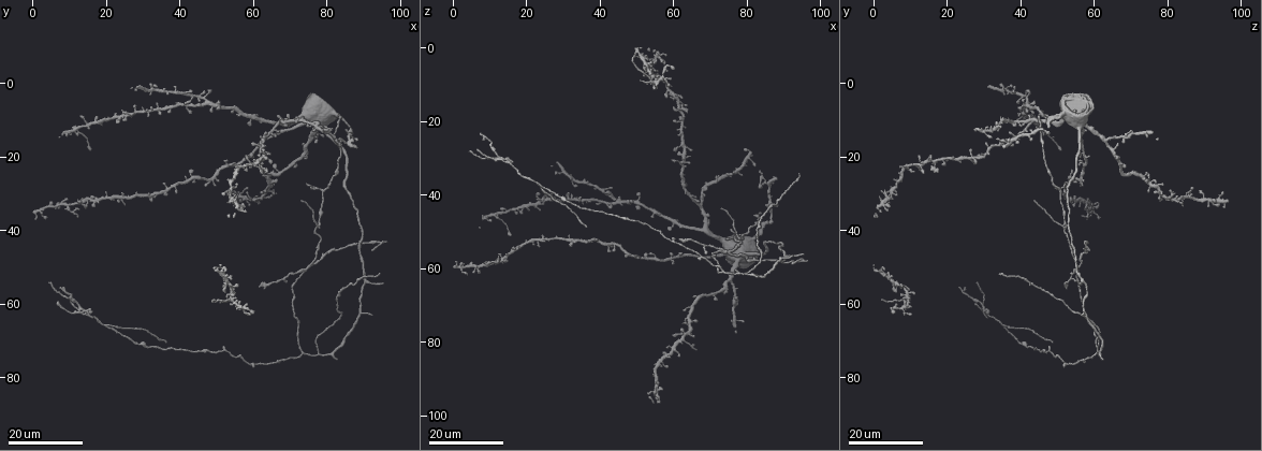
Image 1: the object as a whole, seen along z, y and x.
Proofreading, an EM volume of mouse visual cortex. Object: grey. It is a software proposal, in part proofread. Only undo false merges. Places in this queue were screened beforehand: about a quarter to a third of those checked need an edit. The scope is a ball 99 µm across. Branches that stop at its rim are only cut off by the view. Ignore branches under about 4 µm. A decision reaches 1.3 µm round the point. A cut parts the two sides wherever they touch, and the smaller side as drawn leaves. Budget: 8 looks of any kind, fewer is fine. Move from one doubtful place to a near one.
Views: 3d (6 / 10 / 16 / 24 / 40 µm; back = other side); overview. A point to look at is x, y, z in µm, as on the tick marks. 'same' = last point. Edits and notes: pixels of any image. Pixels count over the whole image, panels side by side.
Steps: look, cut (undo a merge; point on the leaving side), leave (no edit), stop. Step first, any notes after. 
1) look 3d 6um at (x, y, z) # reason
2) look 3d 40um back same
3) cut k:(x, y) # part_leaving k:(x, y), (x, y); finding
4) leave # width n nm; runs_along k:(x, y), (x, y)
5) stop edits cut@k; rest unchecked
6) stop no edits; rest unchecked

look 3d 24um at (74.5, 51.0, 55.0) # three-way junction

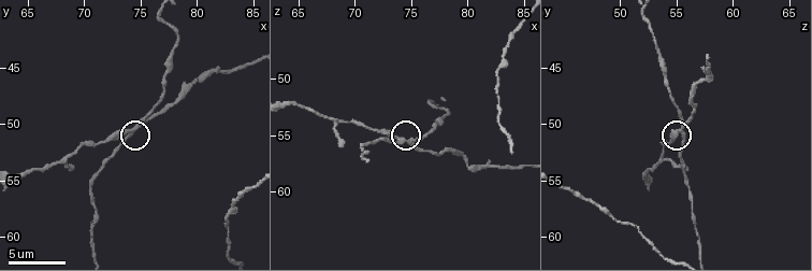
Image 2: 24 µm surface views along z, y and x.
look 3d 10um at (74.2, 50.6, 55.4)

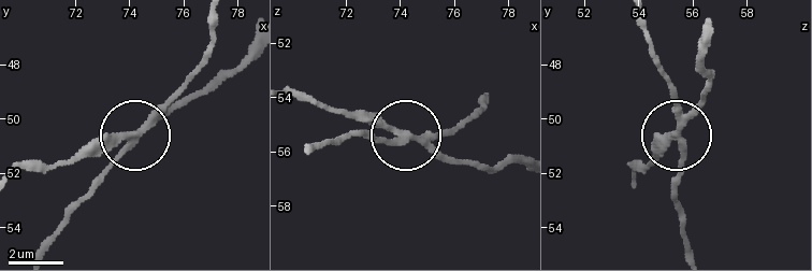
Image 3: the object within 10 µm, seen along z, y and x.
cut 3:(110, 146) # arms 3; part_leaving 3:(145, 127), (219, 85), (247, 51); two neurons meet here

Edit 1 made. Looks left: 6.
look 3d 16um at (79.0, 29.0, 50.5) # three-way junction

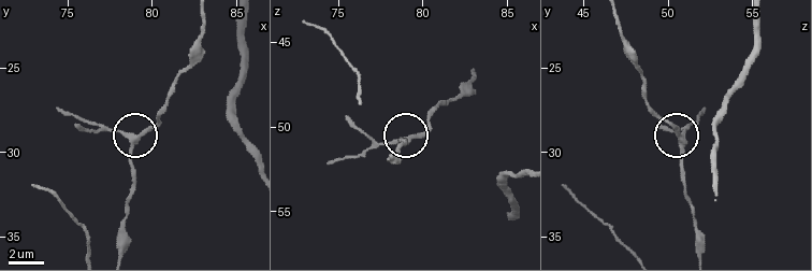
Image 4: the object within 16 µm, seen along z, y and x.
look 3d 6um at (79.1, 29.1, 50.7)

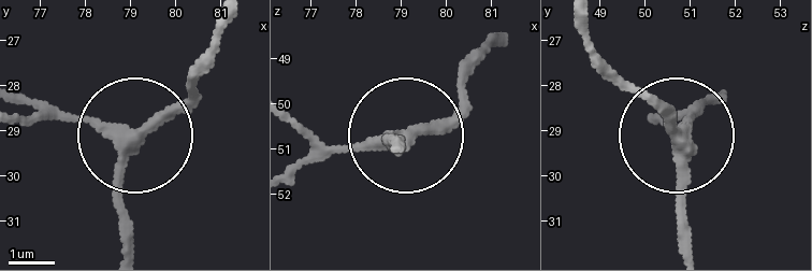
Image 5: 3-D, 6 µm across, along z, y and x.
leave # arms 3; runs_along 5:(687, 248), (687, 156), (676, 133), (695, 114); continuous, no second neuron

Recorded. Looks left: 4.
look 3d 16um at (77.5, 38.5, 52.5) # four or more arms meet

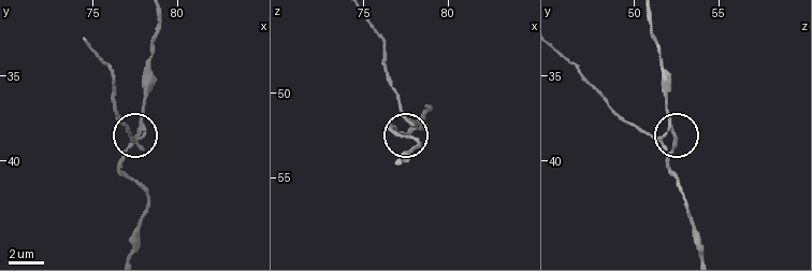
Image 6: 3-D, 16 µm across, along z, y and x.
look 3d 10um at (78.0, 38.4, 52.1)

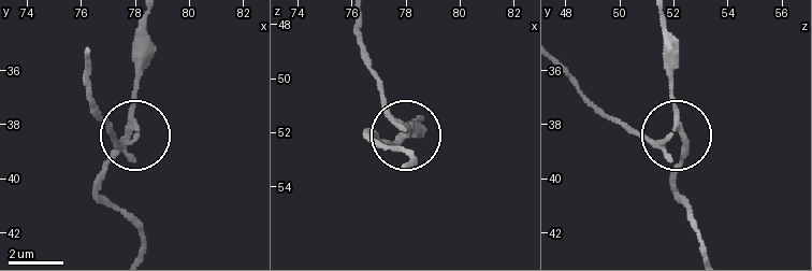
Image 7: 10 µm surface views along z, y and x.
cut 7:(135, 161) # arms 4; part_leaving 7:(408, 139), (389, 111), (359, 20); a second neuron is stuck on

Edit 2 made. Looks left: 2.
look 3d 24um at (62.5, 31.5, 79.5) # branch point

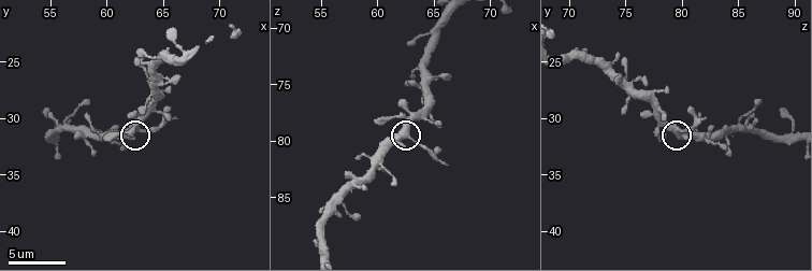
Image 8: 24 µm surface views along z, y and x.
look 3d 10um at (62.4, 31.0, 79.4)

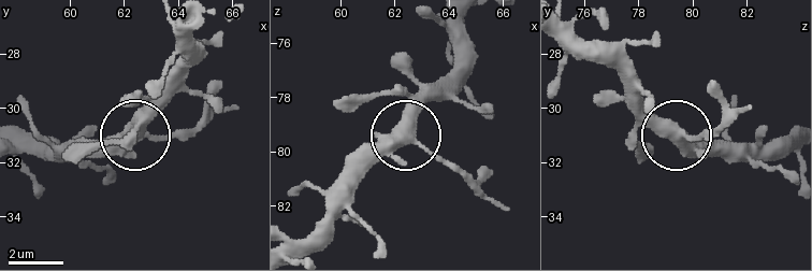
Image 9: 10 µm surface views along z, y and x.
leave # width 370 nm; runs_along 9:(185, 19), (183, 61), (141, 136), (190, 138); one neuron here

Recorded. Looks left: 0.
stop edits cut@3, cut@7; rest unchecked

